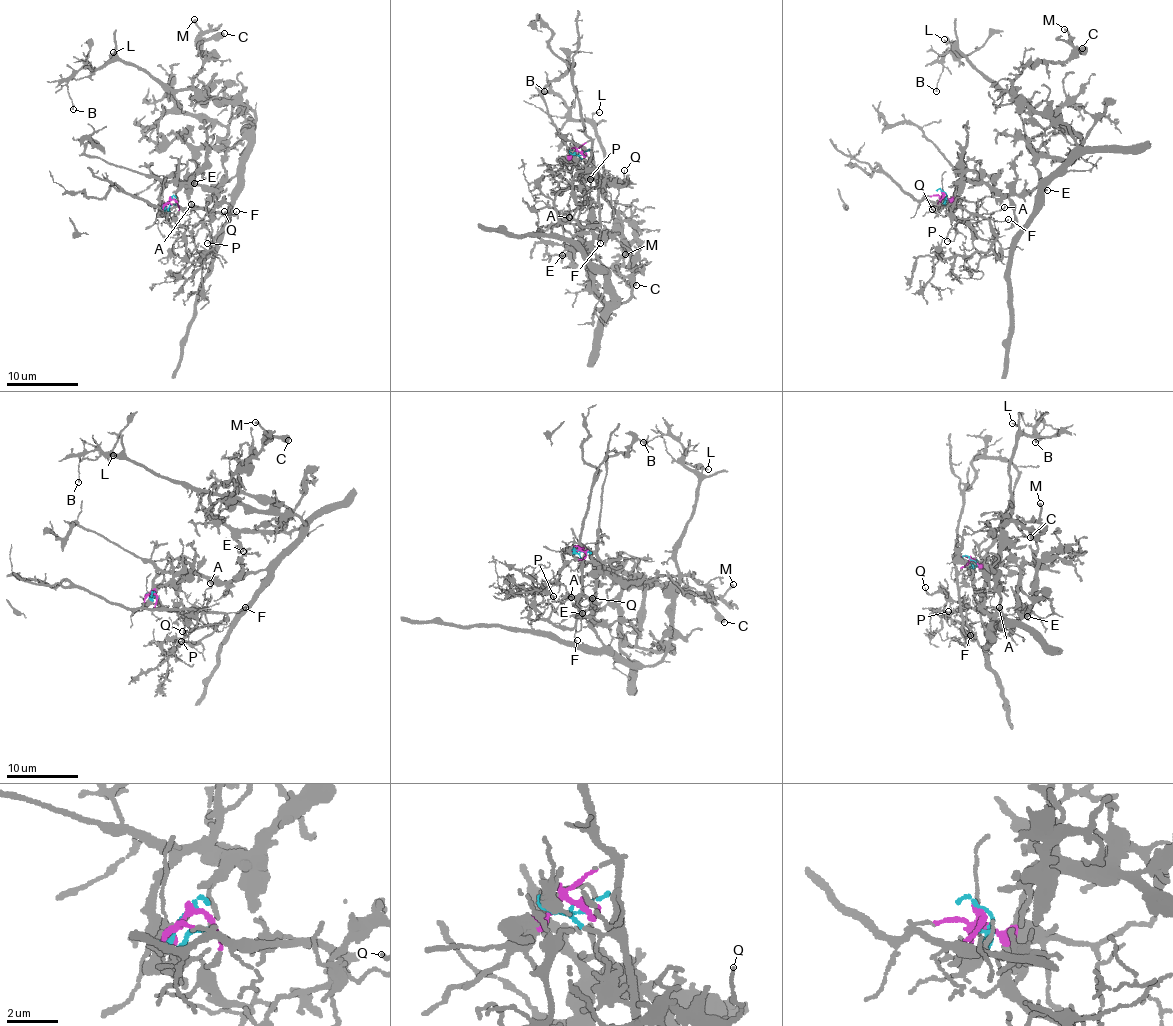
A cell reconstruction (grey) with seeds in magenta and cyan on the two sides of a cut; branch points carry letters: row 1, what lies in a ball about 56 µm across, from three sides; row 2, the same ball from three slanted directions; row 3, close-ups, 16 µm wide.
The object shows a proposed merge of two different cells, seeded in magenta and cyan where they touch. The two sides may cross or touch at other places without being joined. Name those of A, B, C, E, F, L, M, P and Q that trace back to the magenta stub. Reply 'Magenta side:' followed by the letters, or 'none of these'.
Magenta side: B, C, E, L, M

